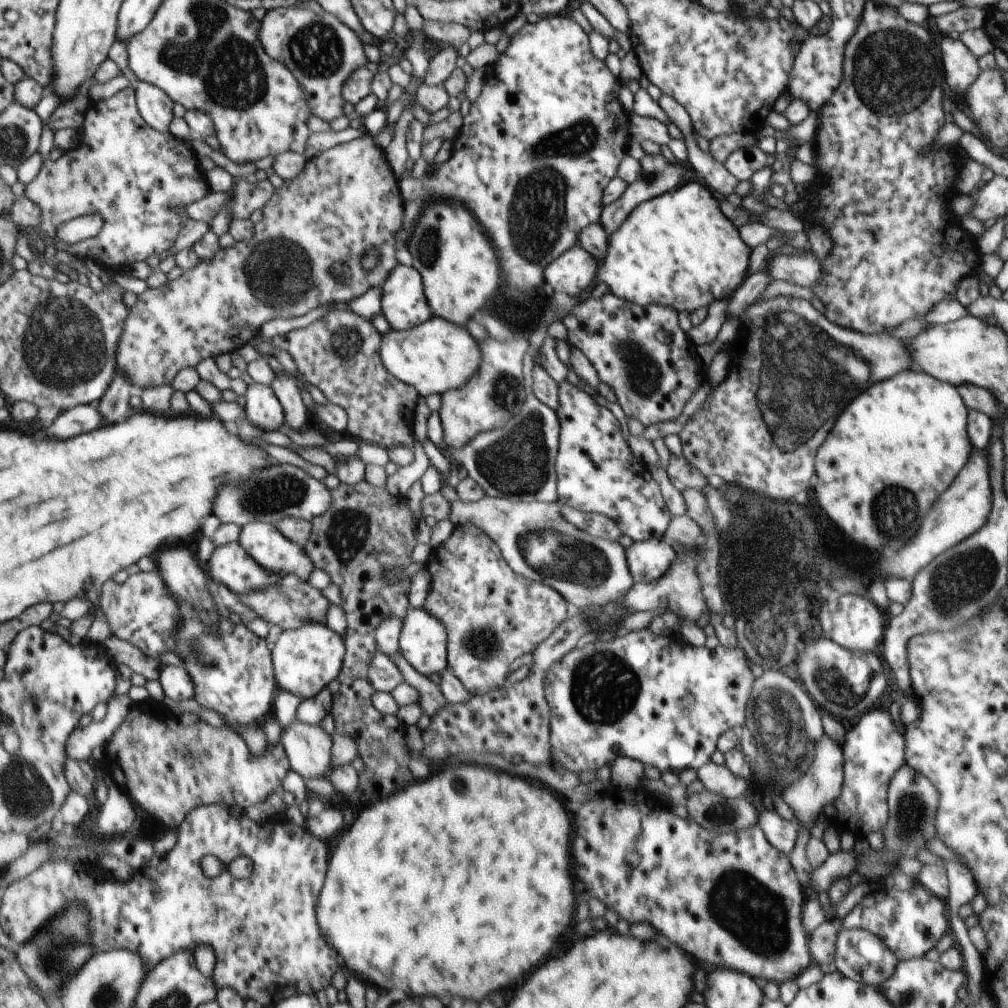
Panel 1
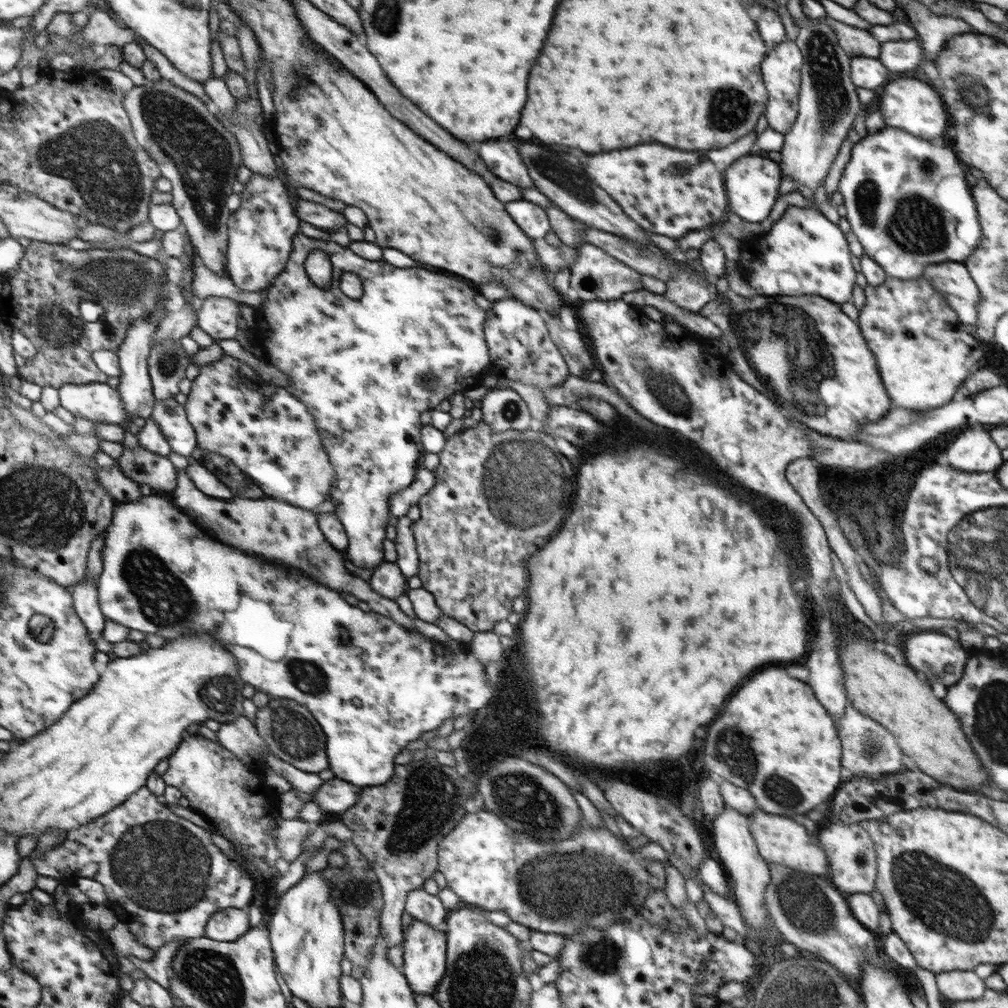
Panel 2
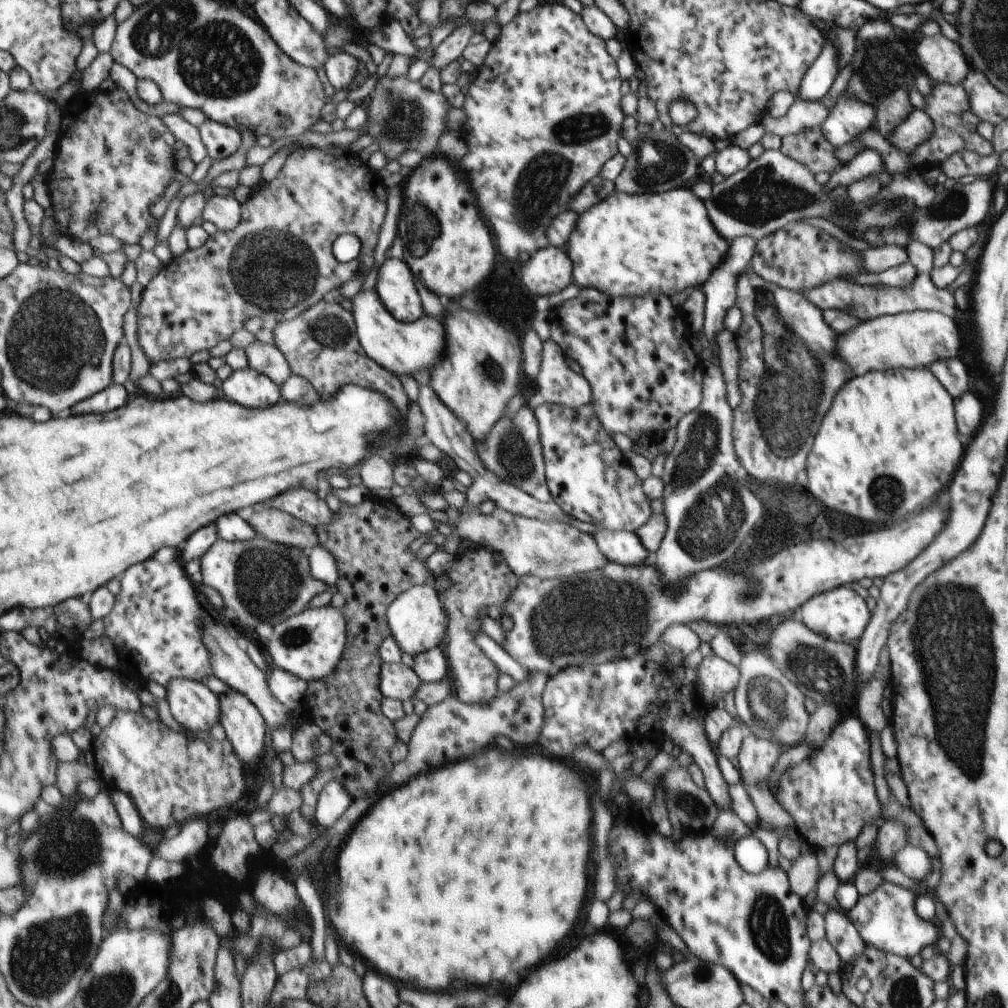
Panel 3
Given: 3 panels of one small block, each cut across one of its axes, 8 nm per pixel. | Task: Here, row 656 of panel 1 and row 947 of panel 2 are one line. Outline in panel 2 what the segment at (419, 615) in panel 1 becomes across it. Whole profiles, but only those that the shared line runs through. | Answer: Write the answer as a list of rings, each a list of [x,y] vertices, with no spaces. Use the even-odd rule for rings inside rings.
[[[413,918],[412,924],[405,931],[406,941],[403,943],[404,960],[403,975],[407,978],[409,987],[415,994],[434,996],[438,992],[440,981],[447,972],[447,937],[443,928],[435,928],[428,922]]]

